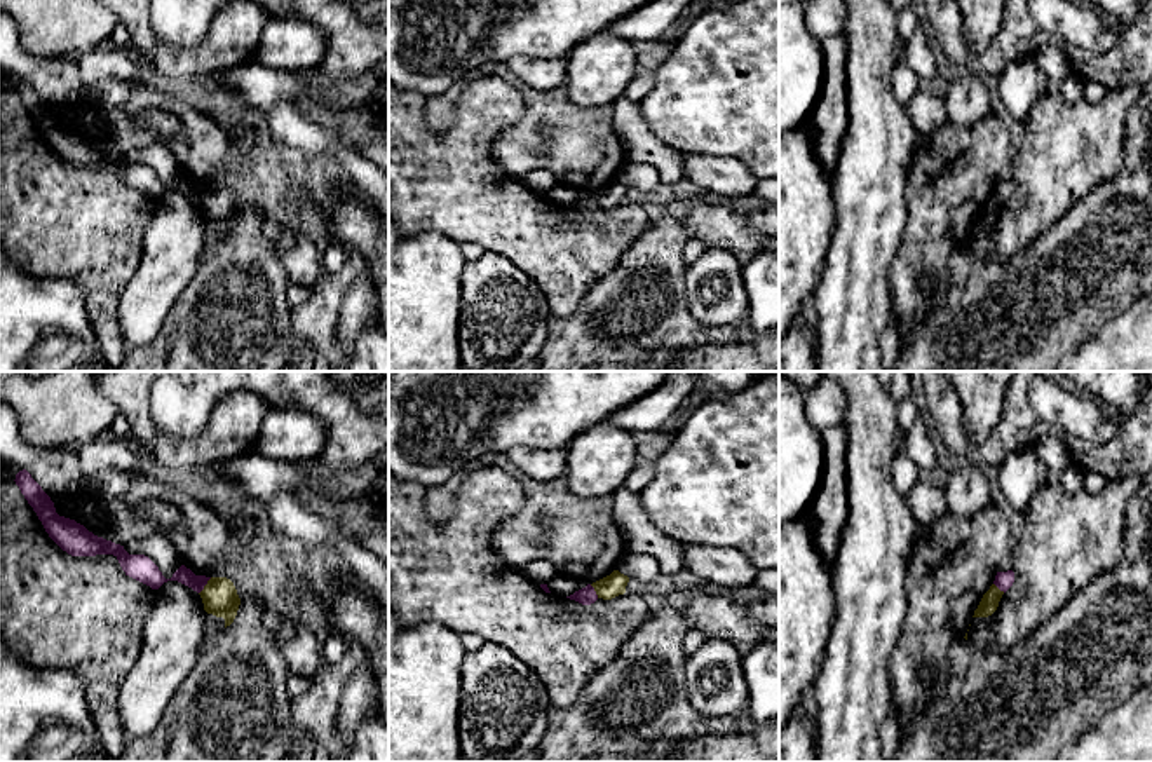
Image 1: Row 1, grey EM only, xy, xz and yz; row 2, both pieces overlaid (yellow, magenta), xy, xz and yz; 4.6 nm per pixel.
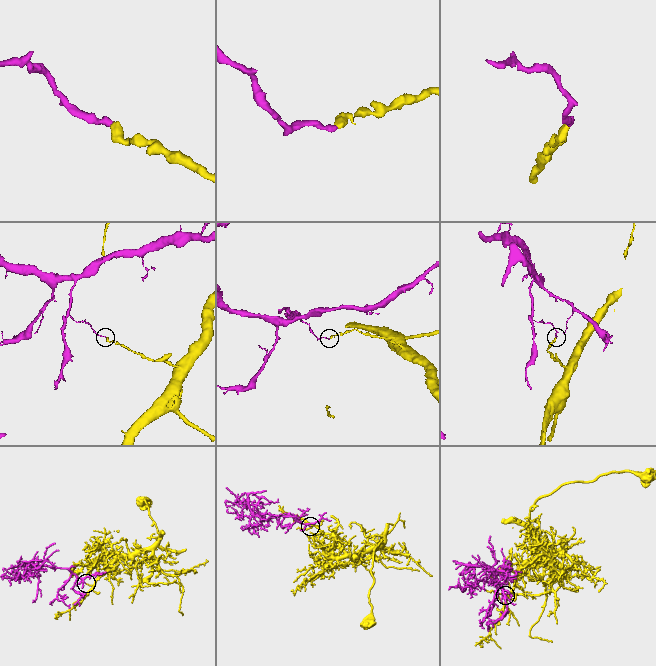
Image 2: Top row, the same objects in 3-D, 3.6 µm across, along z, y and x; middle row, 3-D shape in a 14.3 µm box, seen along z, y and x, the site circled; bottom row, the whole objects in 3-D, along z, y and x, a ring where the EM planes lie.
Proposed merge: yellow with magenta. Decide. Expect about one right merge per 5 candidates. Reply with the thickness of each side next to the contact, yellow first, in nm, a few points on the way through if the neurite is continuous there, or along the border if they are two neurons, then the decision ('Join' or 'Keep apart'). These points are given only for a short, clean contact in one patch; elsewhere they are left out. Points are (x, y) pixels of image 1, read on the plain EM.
Thickness 160 nm (yellow) against 90 nm. Boundary: xy (211, 187), (199, 203). Keep apart

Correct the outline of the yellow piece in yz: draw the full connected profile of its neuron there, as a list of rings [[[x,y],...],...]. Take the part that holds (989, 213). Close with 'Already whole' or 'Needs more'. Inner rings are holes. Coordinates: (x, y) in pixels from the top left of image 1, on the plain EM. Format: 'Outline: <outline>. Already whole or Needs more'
Outline: [[[992,194],[990,199],[983,204],[972,227],[992,225],[997,220],[1002,204],[1004,204],[1004,201],[1000,201],[995,194]]]. Already whole

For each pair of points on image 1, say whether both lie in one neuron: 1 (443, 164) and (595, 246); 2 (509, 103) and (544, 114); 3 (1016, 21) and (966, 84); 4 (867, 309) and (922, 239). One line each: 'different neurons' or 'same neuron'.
1: same neuron
2: different neurons
3: different neurons
4: different neurons

